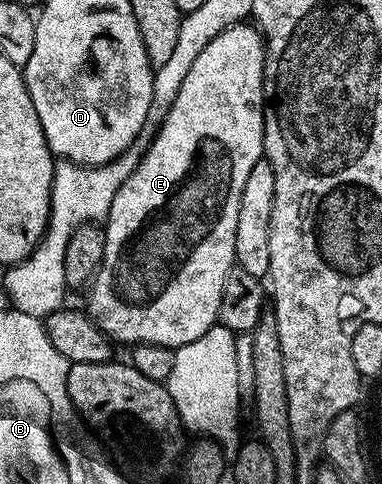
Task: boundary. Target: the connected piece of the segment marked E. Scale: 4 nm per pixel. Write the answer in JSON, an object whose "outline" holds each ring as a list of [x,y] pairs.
{"outline":[[[240,22],[226,28],[205,50],[201,50],[197,62],[193,62],[193,70],[185,74],[185,82],[181,82],[181,90],[177,90],[177,98],[166,109],[167,117],[159,128],[159,134],[150,141],[146,152],[139,158],[139,164],[129,174],[125,186],[117,190],[117,198],[113,198],[113,206],[109,206],[109,214],[105,221],[105,258],[97,270],[94,280],[90,281],[87,292],[85,311],[92,322],[112,341],[119,340],[126,346],[137,344],[156,344],[169,349],[177,349],[189,342],[197,342],[205,330],[215,327],[221,310],[221,294],[225,290],[225,278],[229,278],[229,270],[236,267],[235,243],[237,242],[237,214],[241,210],[241,190],[245,190],[245,181],[249,178],[249,170],[257,166],[263,155],[263,71],[265,70],[265,54],[267,46],[263,42],[263,33],[251,22]]]}

